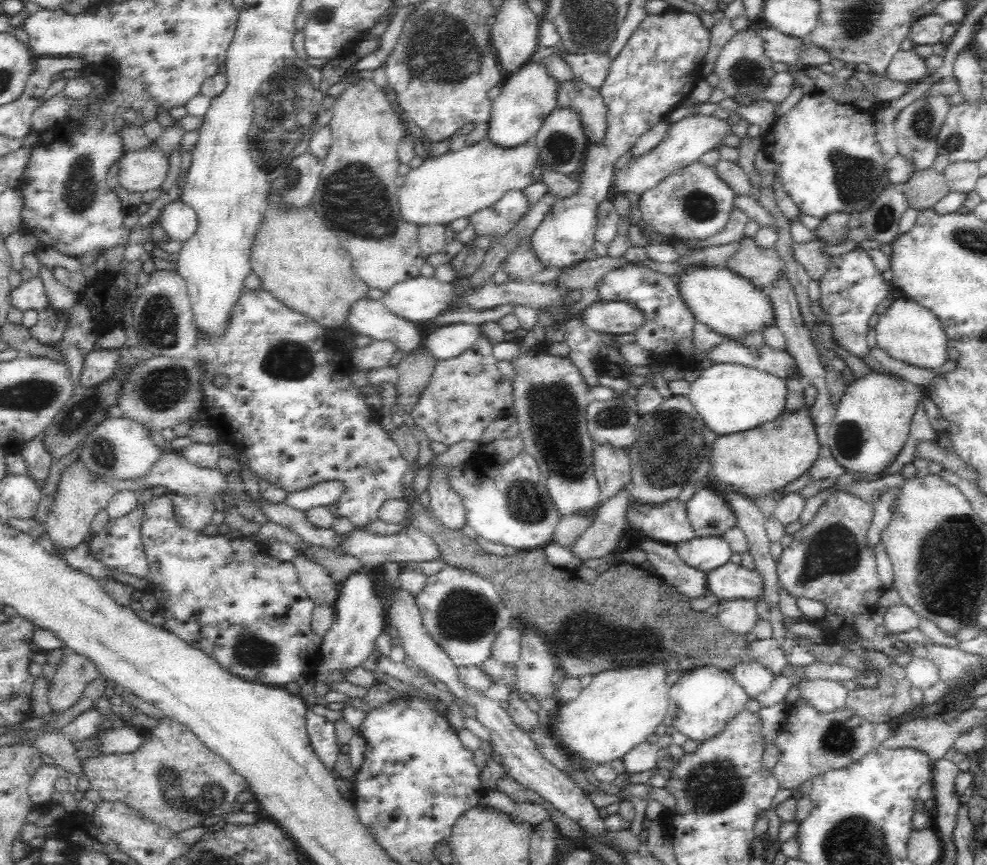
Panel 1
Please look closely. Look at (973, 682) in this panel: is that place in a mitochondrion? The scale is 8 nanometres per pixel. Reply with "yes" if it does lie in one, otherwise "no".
no

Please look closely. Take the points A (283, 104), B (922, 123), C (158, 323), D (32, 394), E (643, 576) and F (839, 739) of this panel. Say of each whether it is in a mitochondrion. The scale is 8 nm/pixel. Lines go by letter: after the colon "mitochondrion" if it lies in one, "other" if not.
A: mitochondrion
B: mitochondrion
C: mitochondrion
D: mitochondrion
E: other
F: mitochondrion

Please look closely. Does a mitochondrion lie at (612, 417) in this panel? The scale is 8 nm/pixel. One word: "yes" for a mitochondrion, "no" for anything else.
yes

